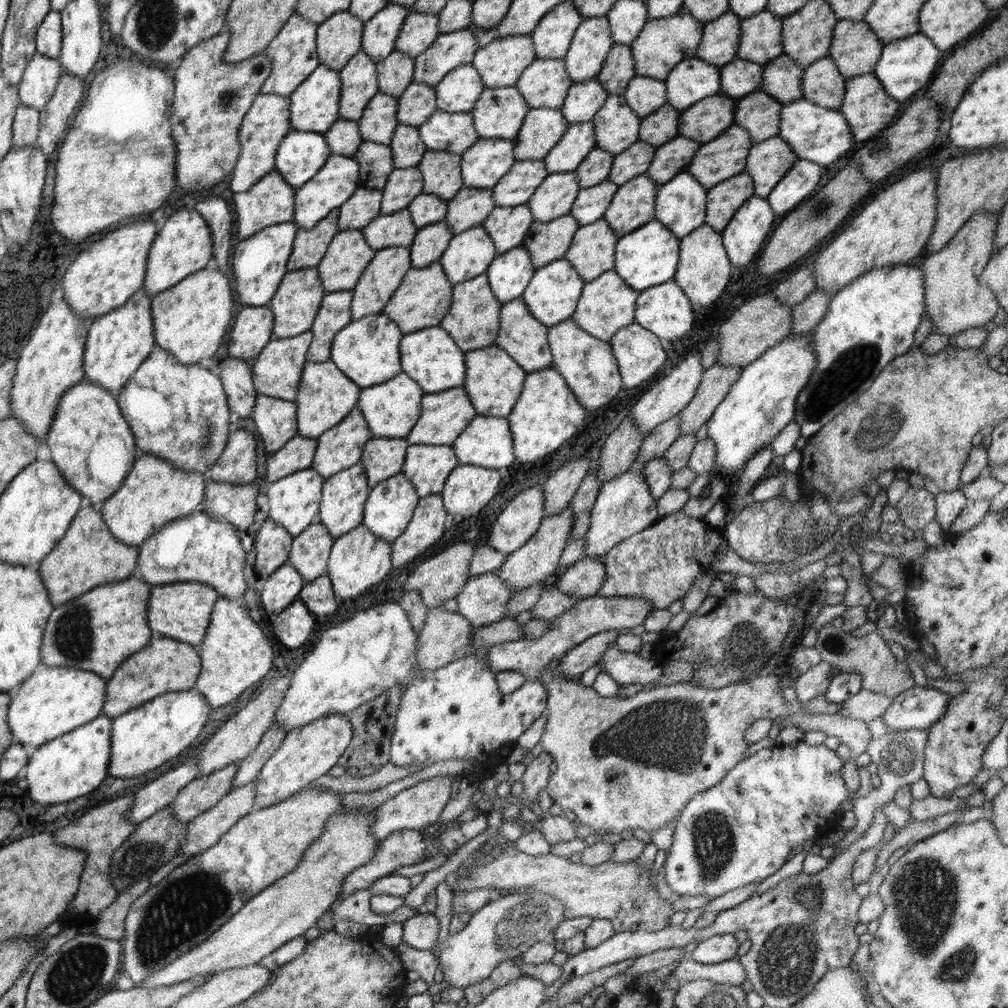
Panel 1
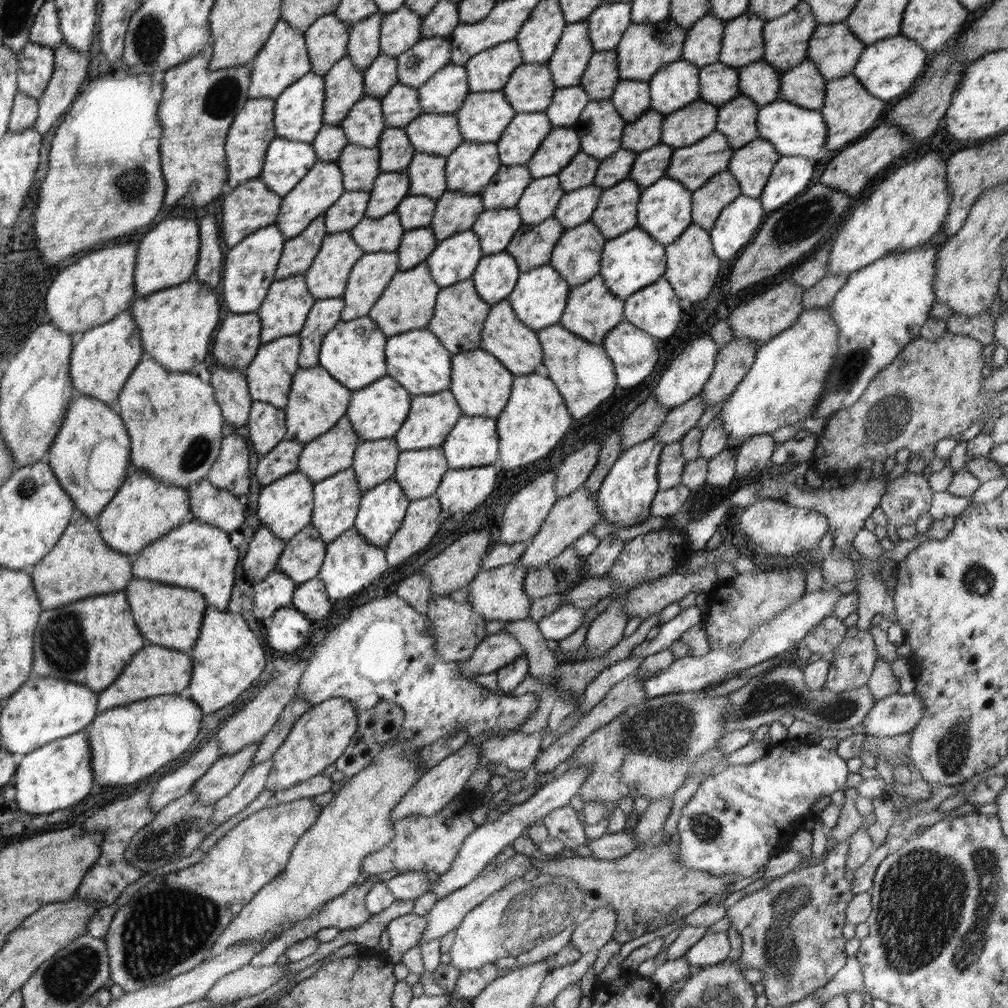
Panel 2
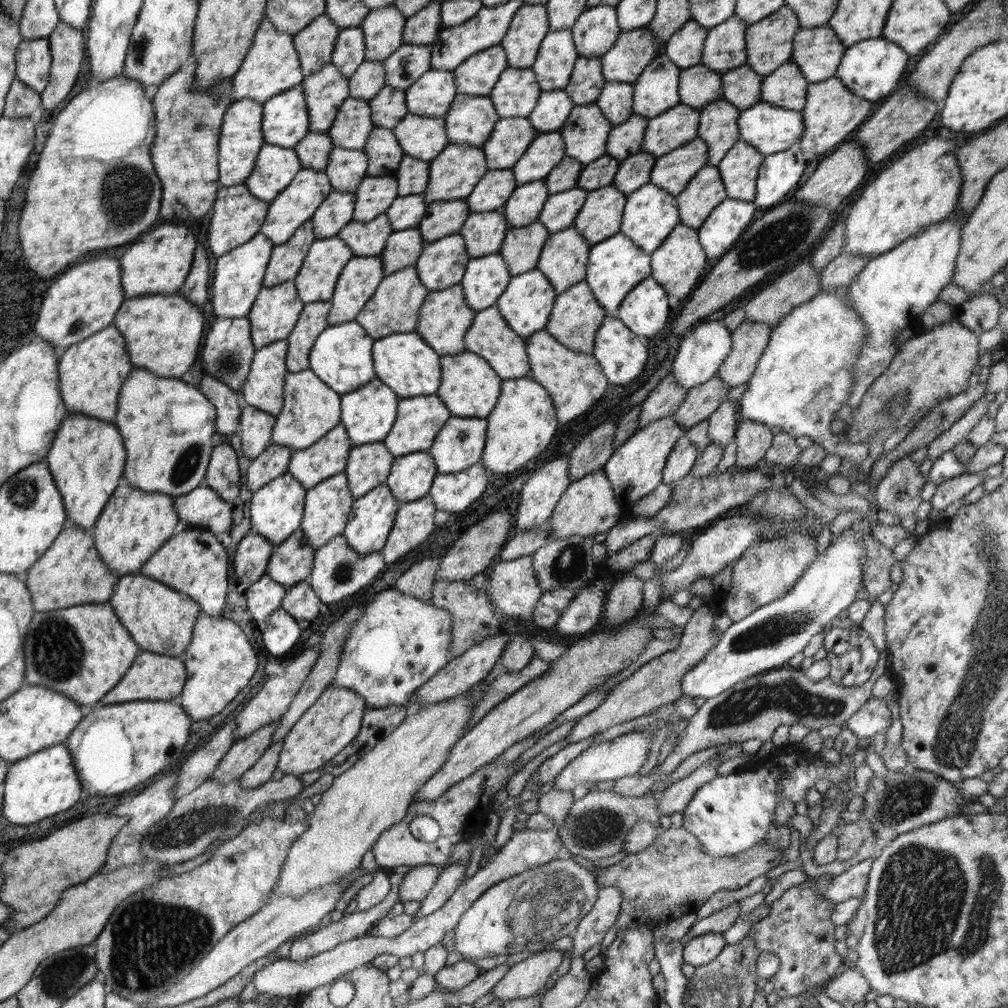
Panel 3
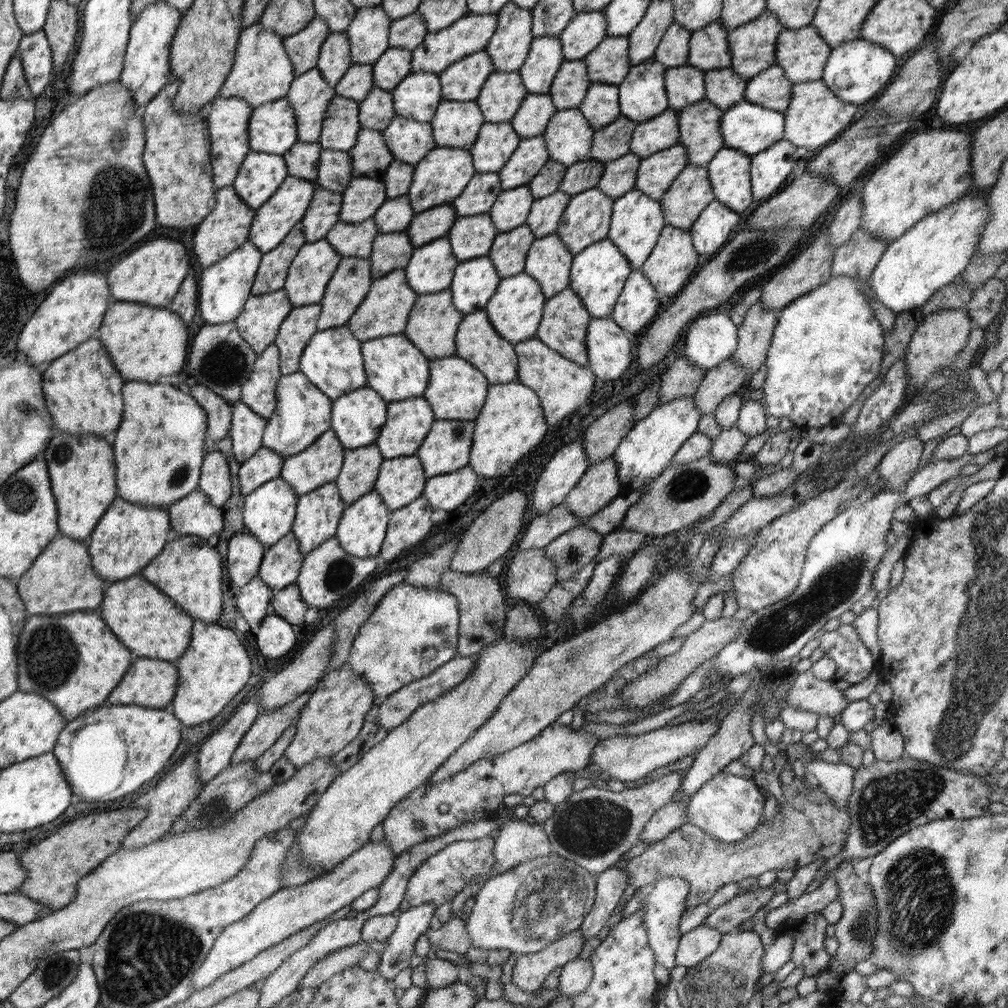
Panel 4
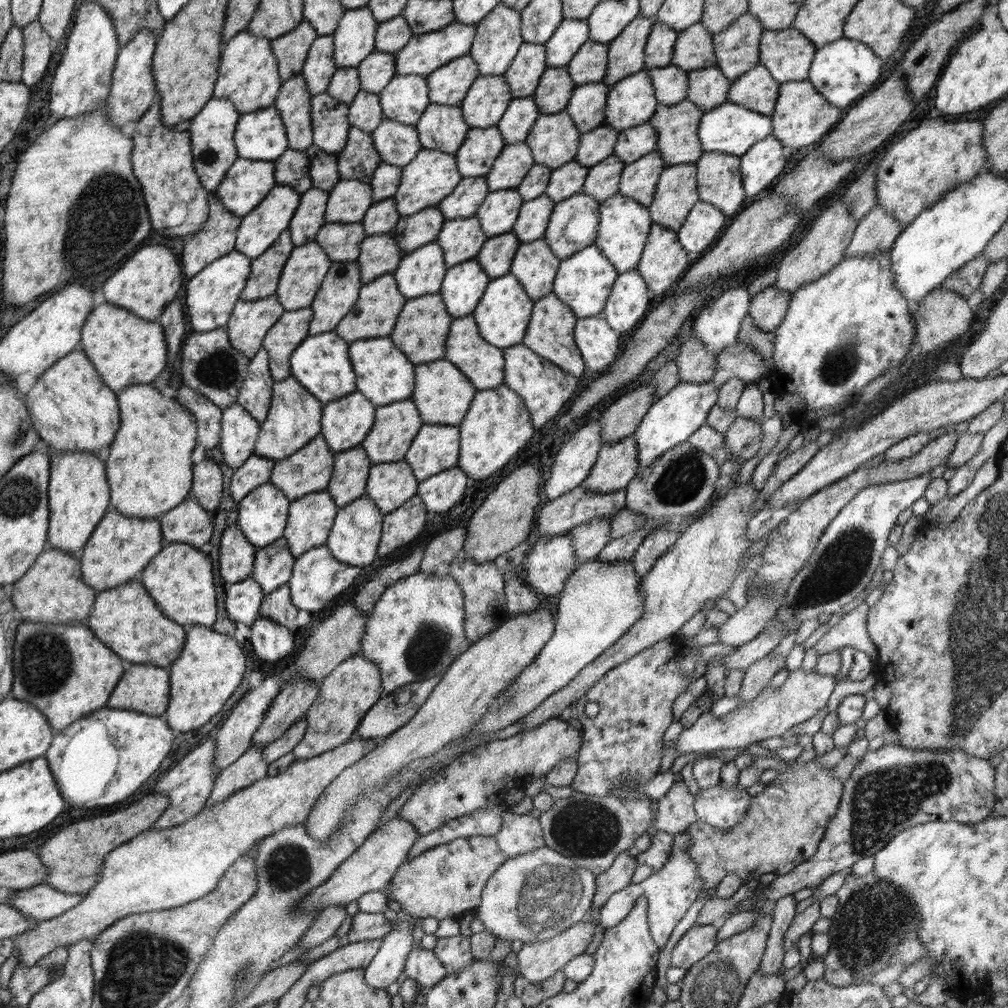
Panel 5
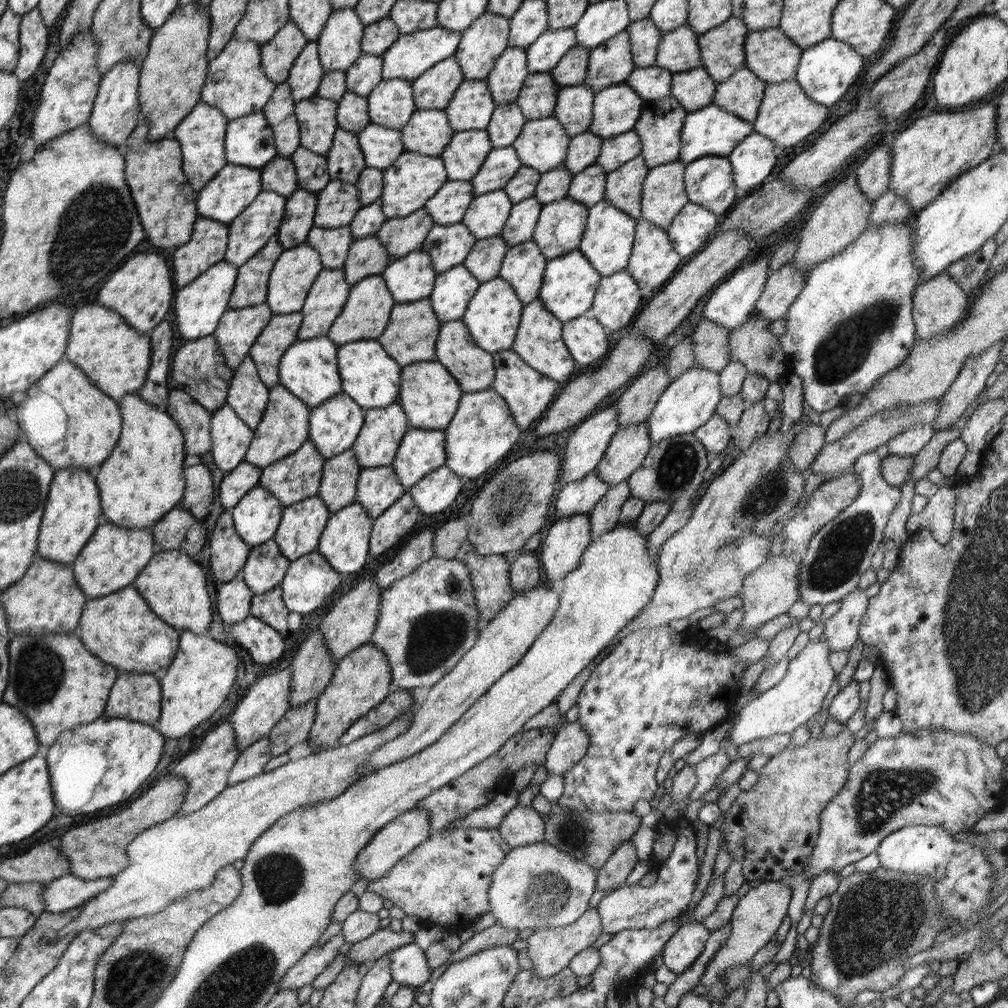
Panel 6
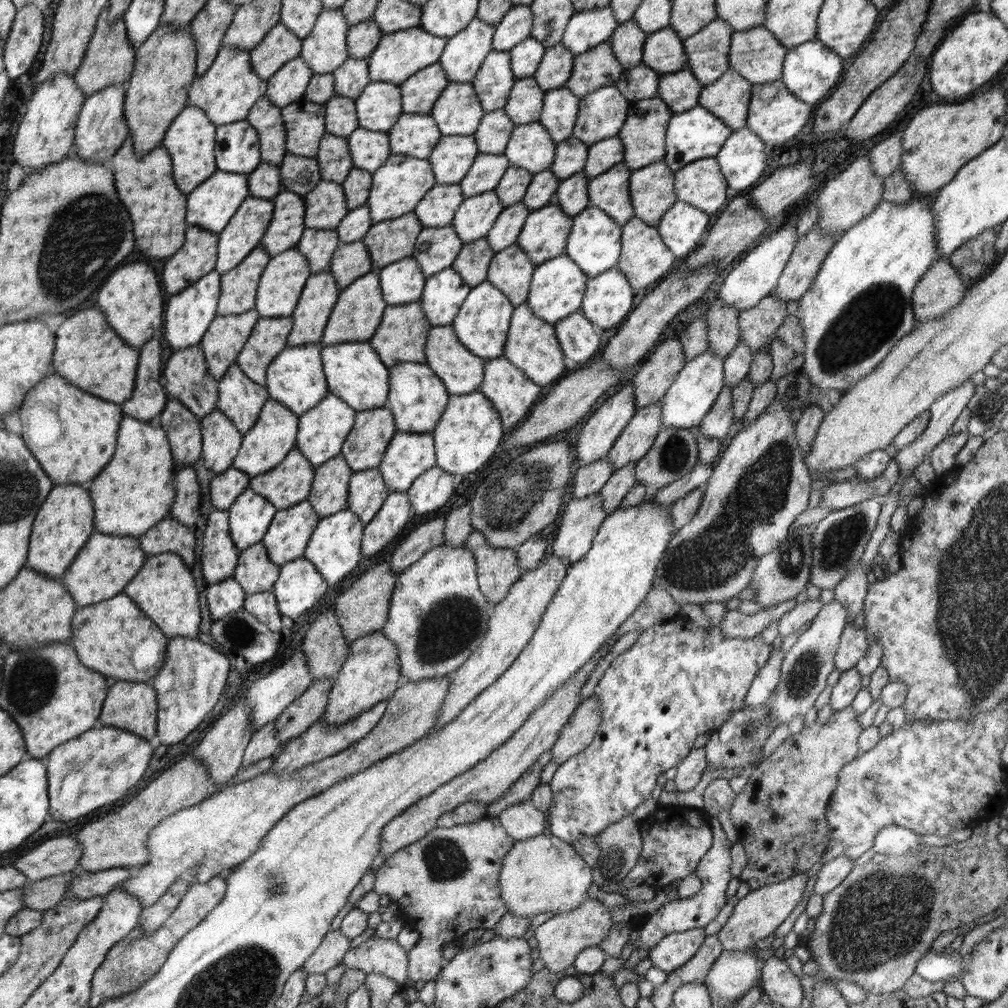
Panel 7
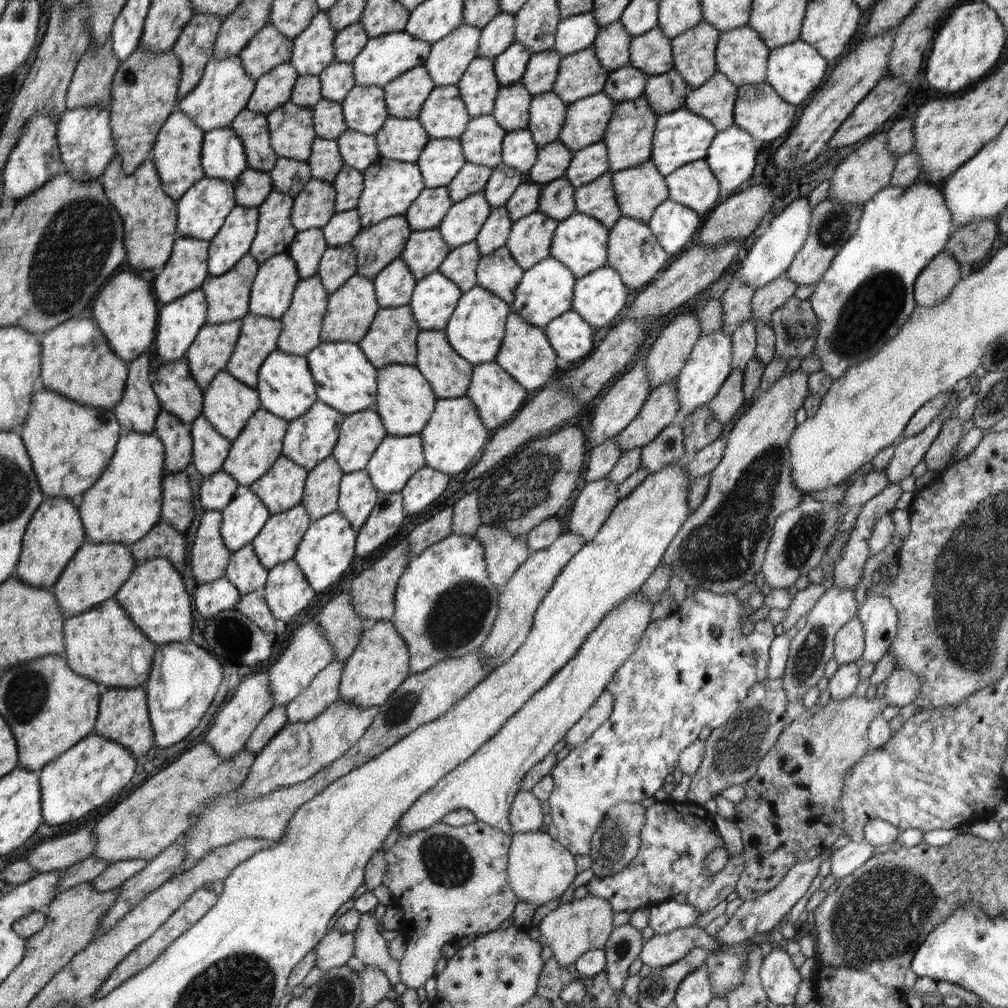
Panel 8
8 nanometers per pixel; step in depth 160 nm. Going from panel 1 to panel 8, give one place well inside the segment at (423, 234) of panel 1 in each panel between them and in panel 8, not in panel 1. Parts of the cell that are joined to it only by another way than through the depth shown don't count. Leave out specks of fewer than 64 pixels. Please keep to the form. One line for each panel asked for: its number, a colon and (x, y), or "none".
2: (415, 246)
3: (403, 247)
4: (390, 251)
5: (379, 254)
6: (366, 256)
7: (349, 261)
8: (337, 264)

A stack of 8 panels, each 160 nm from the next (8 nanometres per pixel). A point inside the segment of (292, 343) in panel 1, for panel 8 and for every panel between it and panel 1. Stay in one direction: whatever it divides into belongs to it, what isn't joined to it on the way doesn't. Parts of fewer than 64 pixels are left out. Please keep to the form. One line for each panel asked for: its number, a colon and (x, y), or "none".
2: (269, 375)
3: (263, 389)
4: (258, 393)
5: (255, 395)
6: (247, 395)
7: (240, 400)
8: (227, 404)

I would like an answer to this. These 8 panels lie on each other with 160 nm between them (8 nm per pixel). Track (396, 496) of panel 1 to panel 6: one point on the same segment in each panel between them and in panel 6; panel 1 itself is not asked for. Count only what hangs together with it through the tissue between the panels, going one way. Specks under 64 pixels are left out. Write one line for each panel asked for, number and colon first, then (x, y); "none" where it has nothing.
2: (381, 510)
3: (371, 516)
4: (362, 528)
5: (354, 537)
6: (344, 542)

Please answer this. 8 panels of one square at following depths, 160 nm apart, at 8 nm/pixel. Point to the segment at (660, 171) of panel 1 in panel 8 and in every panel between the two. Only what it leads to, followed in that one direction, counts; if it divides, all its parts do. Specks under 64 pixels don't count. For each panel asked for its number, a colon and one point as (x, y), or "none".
2: (650, 164)
3: (633, 172)
4: (618, 177)
5: (602, 181)
6: (587, 187)
7: (572, 195)
8: (557, 201)

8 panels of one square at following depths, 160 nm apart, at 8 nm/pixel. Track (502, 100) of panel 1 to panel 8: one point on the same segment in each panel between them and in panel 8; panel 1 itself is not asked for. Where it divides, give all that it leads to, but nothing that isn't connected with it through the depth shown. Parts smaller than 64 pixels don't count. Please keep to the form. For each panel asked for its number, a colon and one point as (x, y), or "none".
2: (484, 116)
3: (470, 119)
4: (456, 124)
5: (441, 127)
6: (427, 132)
7: (416, 135)
8: (402, 139)

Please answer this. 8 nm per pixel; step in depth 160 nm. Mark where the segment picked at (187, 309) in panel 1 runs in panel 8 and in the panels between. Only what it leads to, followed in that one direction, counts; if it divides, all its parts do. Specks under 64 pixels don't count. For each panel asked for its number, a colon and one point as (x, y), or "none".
2: (176, 324)
3: (163, 334)
4: (144, 343)
5: (126, 350)
6: (115, 358)
7: (89, 355)
8: (76, 360)

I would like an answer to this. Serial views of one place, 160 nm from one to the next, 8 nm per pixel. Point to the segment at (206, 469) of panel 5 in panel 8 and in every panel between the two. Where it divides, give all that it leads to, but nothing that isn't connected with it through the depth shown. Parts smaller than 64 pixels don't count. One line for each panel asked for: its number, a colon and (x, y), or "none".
6: (199, 489)
7: (185, 509)
8: (177, 509)

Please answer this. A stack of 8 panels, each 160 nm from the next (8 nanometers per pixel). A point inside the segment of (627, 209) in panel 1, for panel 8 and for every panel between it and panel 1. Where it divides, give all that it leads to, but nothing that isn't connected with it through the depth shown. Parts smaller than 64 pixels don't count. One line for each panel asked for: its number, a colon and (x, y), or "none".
2: (616, 212)
3: (600, 217)
4: (586, 219)
5: (573, 224)
6: (559, 228)
7: (544, 233)
8: (529, 242)

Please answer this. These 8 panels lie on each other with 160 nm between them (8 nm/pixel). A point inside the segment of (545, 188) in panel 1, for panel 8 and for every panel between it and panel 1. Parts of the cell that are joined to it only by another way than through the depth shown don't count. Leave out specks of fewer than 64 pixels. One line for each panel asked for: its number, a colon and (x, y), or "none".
2: (539, 199)
3: (523, 207)
4: (510, 209)
5: (497, 214)
6: (487, 214)
7: (474, 217)
8: (463, 220)

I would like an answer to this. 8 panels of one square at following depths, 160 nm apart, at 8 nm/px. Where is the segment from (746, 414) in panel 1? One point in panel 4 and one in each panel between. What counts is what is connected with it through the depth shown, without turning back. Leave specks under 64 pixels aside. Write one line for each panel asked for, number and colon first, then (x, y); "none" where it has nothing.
2: (784, 385)
3: (803, 378)
4: (827, 347)

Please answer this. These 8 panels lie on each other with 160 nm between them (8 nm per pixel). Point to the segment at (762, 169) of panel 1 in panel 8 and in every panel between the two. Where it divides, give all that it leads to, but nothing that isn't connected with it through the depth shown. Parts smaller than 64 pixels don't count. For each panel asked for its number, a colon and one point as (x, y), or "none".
2: (751, 164)
3: (739, 167)
4: (728, 171)
5: (719, 182)
6: (709, 182)
7: (700, 183)
8: (694, 185)

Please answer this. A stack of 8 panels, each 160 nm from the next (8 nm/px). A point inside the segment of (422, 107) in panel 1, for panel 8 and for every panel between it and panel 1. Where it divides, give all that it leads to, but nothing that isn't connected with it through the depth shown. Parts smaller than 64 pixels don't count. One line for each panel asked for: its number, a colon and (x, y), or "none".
2: (400, 105)
3: (388, 107)
4: (377, 110)
5: (365, 112)
6: (352, 114)
7: (340, 118)
8: (328, 121)

